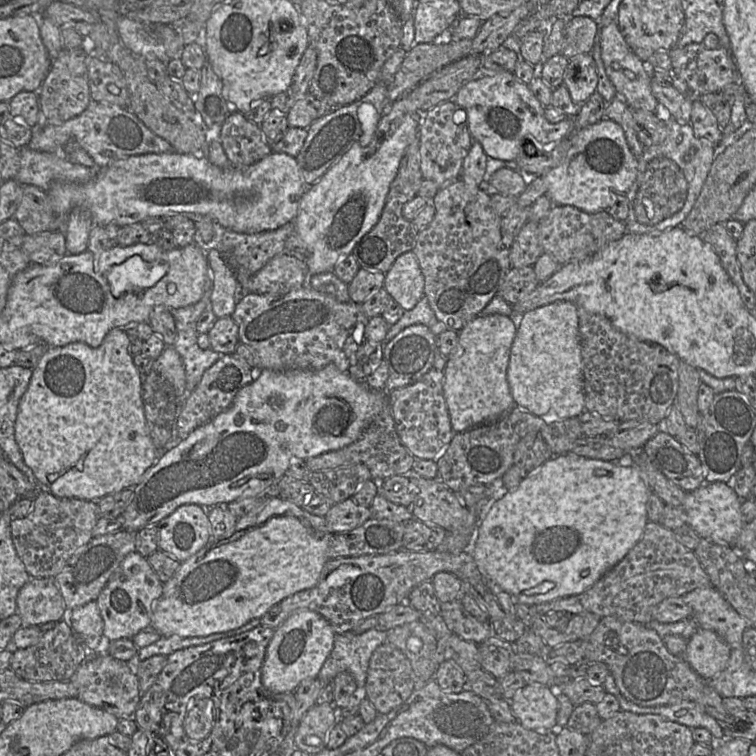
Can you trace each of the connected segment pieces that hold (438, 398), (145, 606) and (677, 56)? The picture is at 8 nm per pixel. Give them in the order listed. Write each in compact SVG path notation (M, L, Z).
M431 368L418 381L387 392L396 432L414 458L437 460L455 432L443 395L444 371Z
M137 551L126 555L96 599L104 622L105 638L110 641L121 638L132 639L139 631L150 626L153 603L161 597L162 593L163 583L147 558Z
M690 43L684 47L673 47L669 52L673 73L683 80L692 94L701 96L707 93L720 93L731 83L739 82L739 72L730 51L719 46L707 48L702 43Z

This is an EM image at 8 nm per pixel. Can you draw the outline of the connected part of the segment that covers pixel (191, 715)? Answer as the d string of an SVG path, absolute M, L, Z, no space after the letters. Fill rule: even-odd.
M210 698L195 699L189 702L184 719L184 729L193 741L205 739L214 726L214 703Z

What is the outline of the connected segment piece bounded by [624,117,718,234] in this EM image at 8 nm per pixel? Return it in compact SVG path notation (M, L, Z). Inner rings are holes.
M673 117L665 122L667 127L666 139L657 145L645 147L642 155L638 158L637 176L634 183L631 185L626 193L628 201L628 216L624 221L628 233L634 234L659 234L662 231L681 226L683 220L688 216L692 210L701 190L708 176L712 163L718 153L718 147L712 144L705 138L698 138L695 136L693 127L690 123L680 124ZM656 157L667 157L674 161L683 171L688 184L688 194L684 206L681 210L673 214L671 217L654 225L644 225L636 220L634 214L634 201L639 189L639 185L643 179L648 163Z

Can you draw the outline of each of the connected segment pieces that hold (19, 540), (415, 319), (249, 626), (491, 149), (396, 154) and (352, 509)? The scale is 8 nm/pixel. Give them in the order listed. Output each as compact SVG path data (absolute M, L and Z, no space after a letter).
M42 488L35 495L31 511L23 518L11 520L11 535L16 553L31 577L55 577L76 551L93 538L93 529L99 518L97 501L56 497Z
M424 295L414 308L405 311L402 317L389 327L385 341L391 340L400 331L415 324L427 326L435 336L438 336L447 329L446 326L437 319L434 311L430 307L427 297Z
M256 618L237 629L228 632L211 634L206 637L180 637L178 635L162 636L158 641L146 647L140 648L138 650L136 660L142 661L154 655L169 656L175 651L181 649L185 649L191 646L203 645L215 640L220 640L223 638L239 635L241 633L250 631L259 625L260 618L259 619Z
M512 72L487 73L465 83L453 98L464 108L470 134L479 142L488 157L503 161L515 160L527 142L533 143L542 152L542 144L560 142L573 131L573 118L550 123L544 116L545 107L533 95L528 85L521 82Z
M408 95L391 102L380 118L372 141L368 146L355 142L326 173L304 192L294 221L295 232L307 245L310 257L305 261L309 275L333 271L340 259L352 254L355 245L379 221L390 185L395 179L401 159L408 146L419 135L421 115L415 112Z
M352 498L333 504L324 516L327 530L332 534L349 532L369 518L370 507L358 505Z

